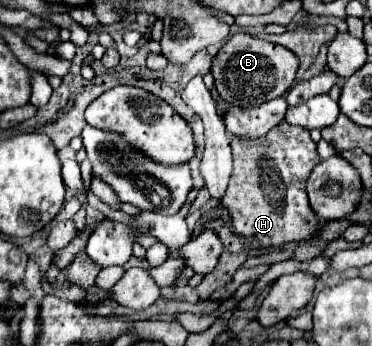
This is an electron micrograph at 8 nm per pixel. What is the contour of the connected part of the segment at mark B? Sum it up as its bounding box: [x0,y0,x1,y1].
[212,34,298,108]

